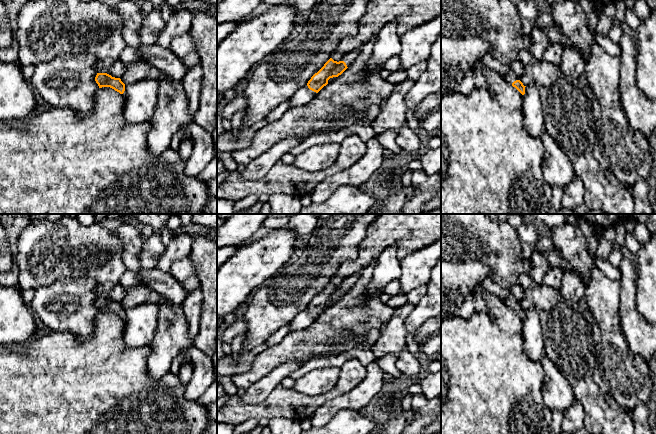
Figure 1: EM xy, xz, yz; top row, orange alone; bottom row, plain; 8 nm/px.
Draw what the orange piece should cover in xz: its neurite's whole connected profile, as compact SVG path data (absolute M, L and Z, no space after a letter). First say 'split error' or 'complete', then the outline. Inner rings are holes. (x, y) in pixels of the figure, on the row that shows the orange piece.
split error | M356 49L346 54L339 62L330 58L324 66L315 73L308 81L307 86L310 90L318 93L324 86L328 84L328 80L341 75L350 65L354 63L360 54L360 49Z

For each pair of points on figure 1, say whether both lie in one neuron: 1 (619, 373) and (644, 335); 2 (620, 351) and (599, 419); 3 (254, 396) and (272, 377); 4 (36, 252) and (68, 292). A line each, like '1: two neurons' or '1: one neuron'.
1: two neurons
2: two neurons
3: one neuron
4: two neurons

